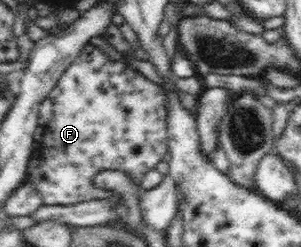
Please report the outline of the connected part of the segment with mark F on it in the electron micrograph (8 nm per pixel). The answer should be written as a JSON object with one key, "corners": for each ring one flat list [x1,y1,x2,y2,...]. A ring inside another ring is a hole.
{"corners":[[91,44,85,46,76,61,60,75,56,87,49,93,49,98,53,102,54,115,44,126,43,136,37,144,40,163,37,167,30,166,27,169,27,177,42,196,43,205,68,205,94,199,122,198,120,192,103,190,96,185,98,171,119,169,140,186,140,177,150,169,156,169,156,165,169,151,166,91,128,64,111,60,98,47]]}

